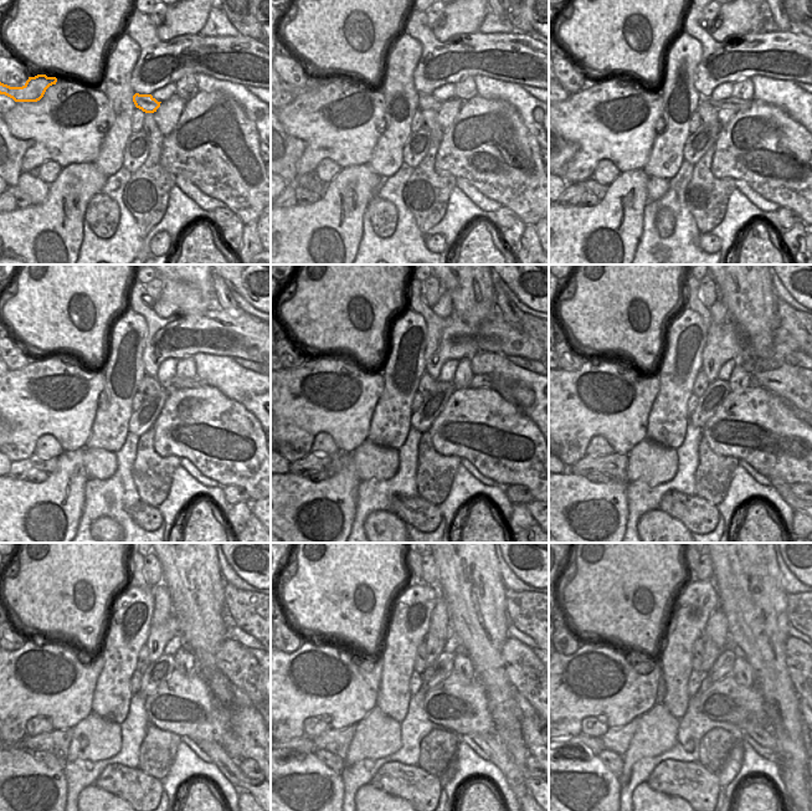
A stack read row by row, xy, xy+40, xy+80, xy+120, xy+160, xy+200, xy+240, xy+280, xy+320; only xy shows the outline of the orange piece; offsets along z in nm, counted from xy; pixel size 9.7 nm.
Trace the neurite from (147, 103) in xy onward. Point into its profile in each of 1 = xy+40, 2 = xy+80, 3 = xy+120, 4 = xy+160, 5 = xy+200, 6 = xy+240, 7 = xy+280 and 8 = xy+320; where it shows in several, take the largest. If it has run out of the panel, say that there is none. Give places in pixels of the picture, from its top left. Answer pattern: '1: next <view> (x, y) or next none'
1: next xy+40 (426, 101)
2: next xy+80 (735, 103)
3: next xy+120 (175, 383)
4: next xy+160 (519, 394)
5: next xy+200 (785, 381)
6: next xy+240 (235, 661)
7: next xy+280 (523, 668)
8: next xy+320 (801, 658)

